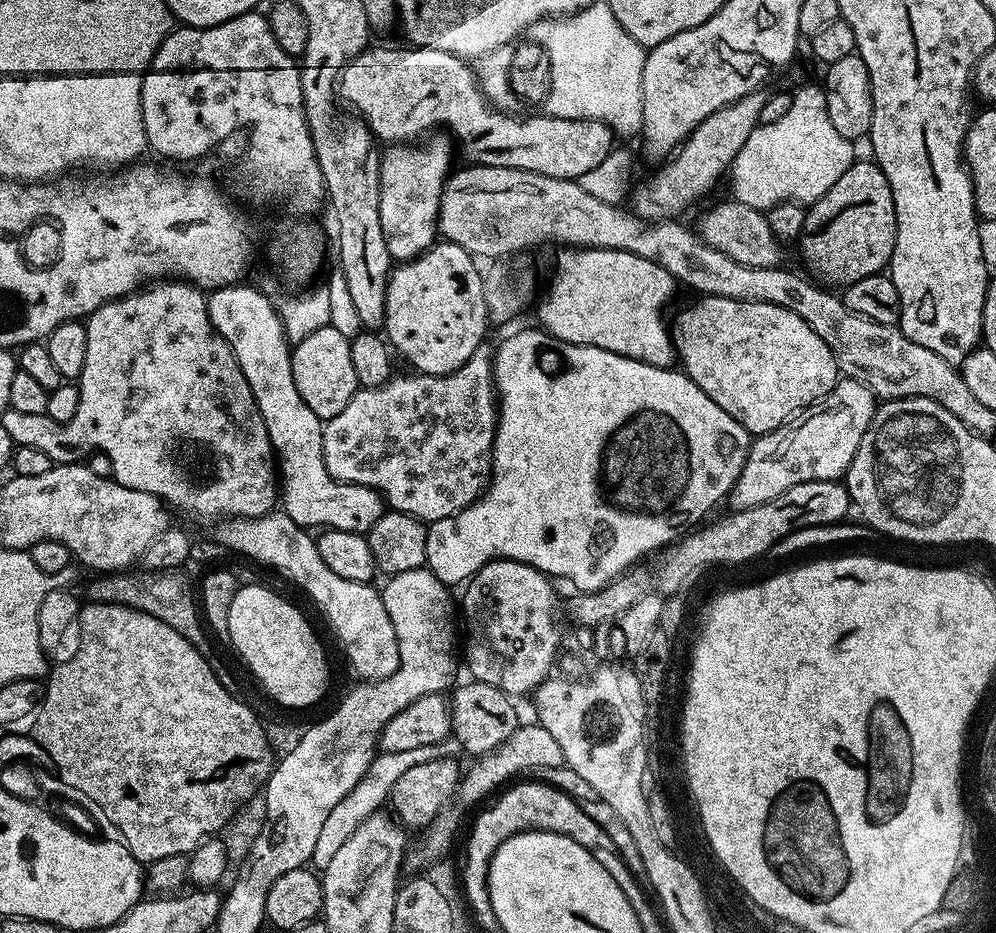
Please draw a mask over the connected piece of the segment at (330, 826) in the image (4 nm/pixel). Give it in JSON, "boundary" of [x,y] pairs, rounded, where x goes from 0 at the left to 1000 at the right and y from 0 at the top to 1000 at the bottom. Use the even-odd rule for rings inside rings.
{"boundary":[[[451,789],[442,796],[432,800],[422,800],[419,803],[392,805],[379,807],[367,830],[360,835],[358,842],[355,842],[351,850],[343,855],[335,867],[331,868],[331,874],[327,877],[326,884],[323,885],[322,894],[319,897],[318,906],[315,909],[312,927],[319,932],[323,932],[331,926],[332,921],[339,915],[339,910],[351,898],[351,894],[362,884],[367,877],[381,869],[393,852],[396,839],[400,838],[415,821],[421,818],[434,817],[437,812],[461,814],[466,808],[465,800],[455,789]]]}

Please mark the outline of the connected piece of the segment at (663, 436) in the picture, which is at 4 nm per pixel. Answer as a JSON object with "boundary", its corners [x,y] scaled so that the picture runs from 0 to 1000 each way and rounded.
{"boundary":[[[541,350],[526,352],[523,356],[518,356],[515,360],[510,360],[501,370],[496,373],[494,384],[494,405],[498,408],[498,422],[500,426],[500,445],[498,447],[498,468],[496,469],[496,478],[494,479],[494,508],[484,528],[479,536],[472,542],[468,542],[458,553],[449,553],[443,557],[433,558],[429,563],[430,576],[428,577],[428,598],[426,603],[431,613],[435,613],[440,621],[451,628],[465,627],[473,622],[474,617],[484,611],[484,607],[488,607],[494,600],[519,600],[525,605],[530,605],[533,609],[539,609],[541,613],[545,613],[551,620],[559,620],[563,617],[566,622],[571,622],[575,626],[579,636],[599,635],[602,630],[607,630],[609,626],[615,622],[621,622],[628,616],[646,596],[651,596],[654,592],[662,593],[664,589],[670,588],[676,581],[682,580],[696,564],[702,563],[707,552],[722,538],[723,535],[730,533],[735,526],[735,522],[739,519],[739,513],[745,508],[745,499],[751,490],[753,479],[753,465],[741,453],[737,448],[733,448],[733,444],[729,444],[729,439],[725,439],[725,435],[721,435],[707,421],[704,416],[698,412],[692,403],[687,402],[686,398],[676,397],[675,394],[662,394],[661,392],[653,392],[641,388],[637,384],[629,384],[621,382],[615,377],[609,377],[603,373],[598,373],[594,369],[569,369],[566,364],[558,364],[550,359],[549,356]]]}

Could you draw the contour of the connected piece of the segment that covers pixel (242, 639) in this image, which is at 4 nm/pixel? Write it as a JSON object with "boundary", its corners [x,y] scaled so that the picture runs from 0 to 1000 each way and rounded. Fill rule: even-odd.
{"boundary":[[[261,626],[242,628],[231,648],[231,690],[283,758],[309,759],[328,744],[329,703],[312,667],[287,640]]]}

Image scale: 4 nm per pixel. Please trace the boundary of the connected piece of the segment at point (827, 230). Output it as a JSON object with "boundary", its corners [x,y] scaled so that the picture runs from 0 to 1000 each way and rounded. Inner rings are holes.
{"boundary":[[[860,170],[858,175],[854,176],[852,181],[833,199],[829,208],[825,208],[823,212],[817,215],[807,228],[807,247],[801,254],[801,263],[803,262],[803,274],[807,278],[807,283],[812,287],[810,290],[813,293],[816,301],[822,302],[827,307],[839,307],[835,304],[843,304],[842,307],[850,307],[861,302],[870,296],[878,296],[887,293],[889,288],[896,282],[896,269],[898,268],[898,259],[900,258],[900,230],[898,229],[898,212],[894,208],[894,195],[890,195],[890,186],[886,186],[884,179],[880,177],[874,170],[865,171]]]}

